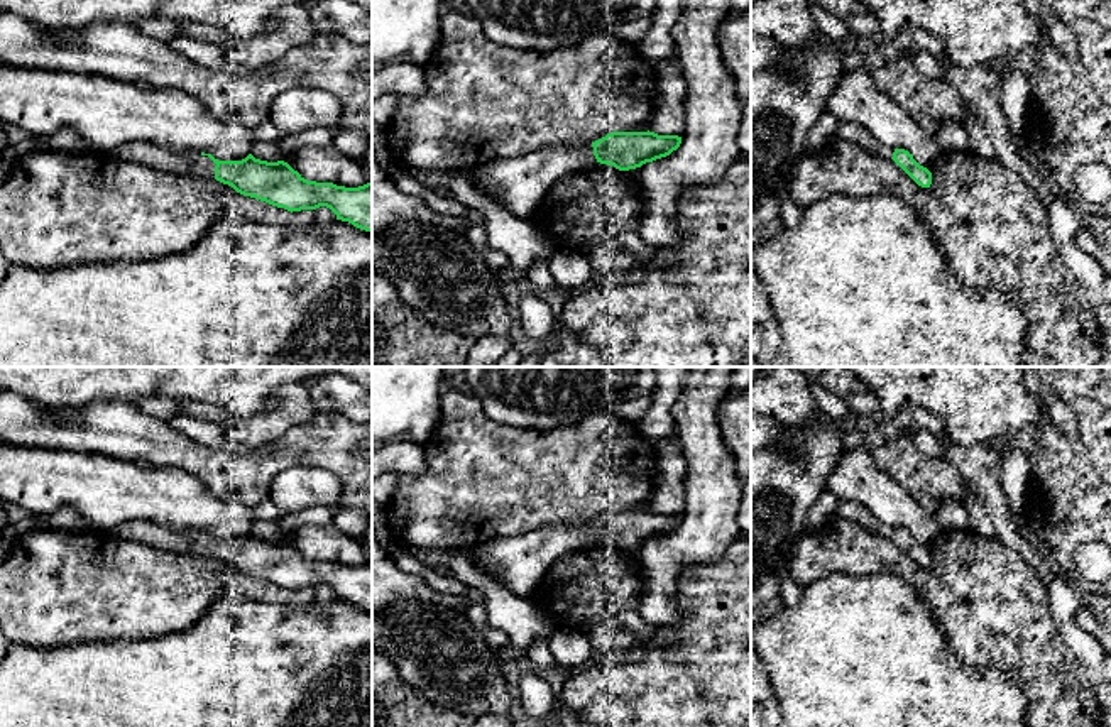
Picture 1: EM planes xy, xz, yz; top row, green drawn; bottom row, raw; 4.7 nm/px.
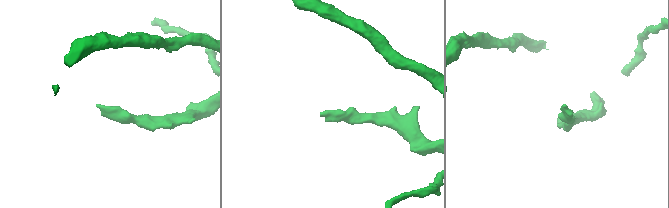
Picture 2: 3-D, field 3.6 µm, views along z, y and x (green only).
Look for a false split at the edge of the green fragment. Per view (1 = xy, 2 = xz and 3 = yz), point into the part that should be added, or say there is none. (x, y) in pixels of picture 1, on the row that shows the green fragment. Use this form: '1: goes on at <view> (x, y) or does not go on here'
1: goes on at xy (159, 158)
2: goes on at xz (519, 185)
3: does not go on here

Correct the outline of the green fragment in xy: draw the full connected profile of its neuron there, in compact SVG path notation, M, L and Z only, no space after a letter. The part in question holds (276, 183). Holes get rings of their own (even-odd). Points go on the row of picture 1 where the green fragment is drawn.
M130 142L112 156L161 172L196 174L232 186L237 193L287 211L330 208L337 220L372 232L372 183L358 188L304 179L287 162L267 162L249 154L242 161L218 161L211 154Z

